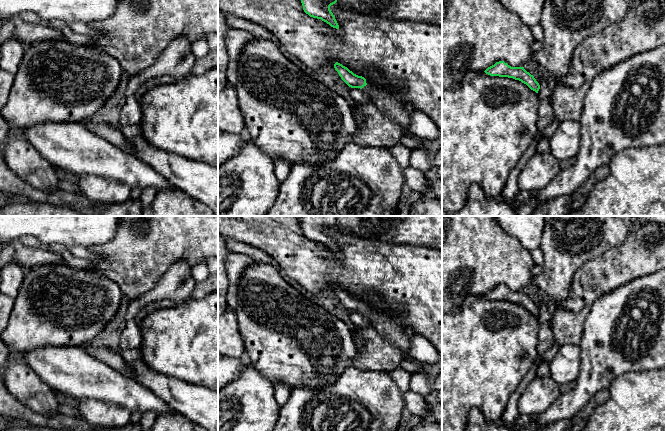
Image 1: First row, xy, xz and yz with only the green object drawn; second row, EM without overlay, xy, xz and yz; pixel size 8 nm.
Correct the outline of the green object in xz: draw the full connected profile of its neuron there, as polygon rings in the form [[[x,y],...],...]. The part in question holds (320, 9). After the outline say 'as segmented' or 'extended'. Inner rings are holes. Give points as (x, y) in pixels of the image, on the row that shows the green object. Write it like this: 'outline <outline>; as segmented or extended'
outline [[[301,0],[303,10],[310,17],[321,19],[331,27],[339,29],[335,16],[330,10],[330,6],[337,0]]]; as segmented

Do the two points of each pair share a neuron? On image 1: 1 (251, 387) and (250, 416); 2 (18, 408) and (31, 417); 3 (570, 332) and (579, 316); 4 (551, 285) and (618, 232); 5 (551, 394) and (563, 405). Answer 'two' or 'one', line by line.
1: one
2: one
3: one
4: one
5: two

